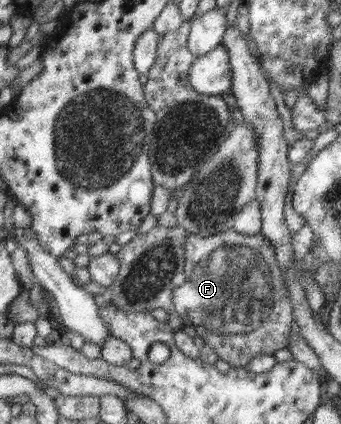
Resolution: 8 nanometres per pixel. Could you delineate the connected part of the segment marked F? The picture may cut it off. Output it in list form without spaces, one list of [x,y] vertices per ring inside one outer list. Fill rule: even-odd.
[[[226,229],[222,233],[215,233],[214,235],[204,237],[203,235],[187,233],[186,241],[183,243],[183,270],[187,270],[187,279],[181,286],[174,288],[174,302],[171,311],[177,313],[183,325],[194,326],[195,335],[193,343],[200,351],[204,349],[207,344],[214,352],[217,353],[218,358],[230,364],[232,368],[245,367],[246,364],[254,357],[260,354],[273,355],[277,350],[288,348],[288,340],[293,336],[300,336],[299,327],[293,318],[293,305],[289,301],[288,290],[284,284],[284,274],[279,268],[278,262],[274,257],[274,248],[272,244],[261,234],[253,234],[247,236],[246,234],[239,234],[233,229]]]

